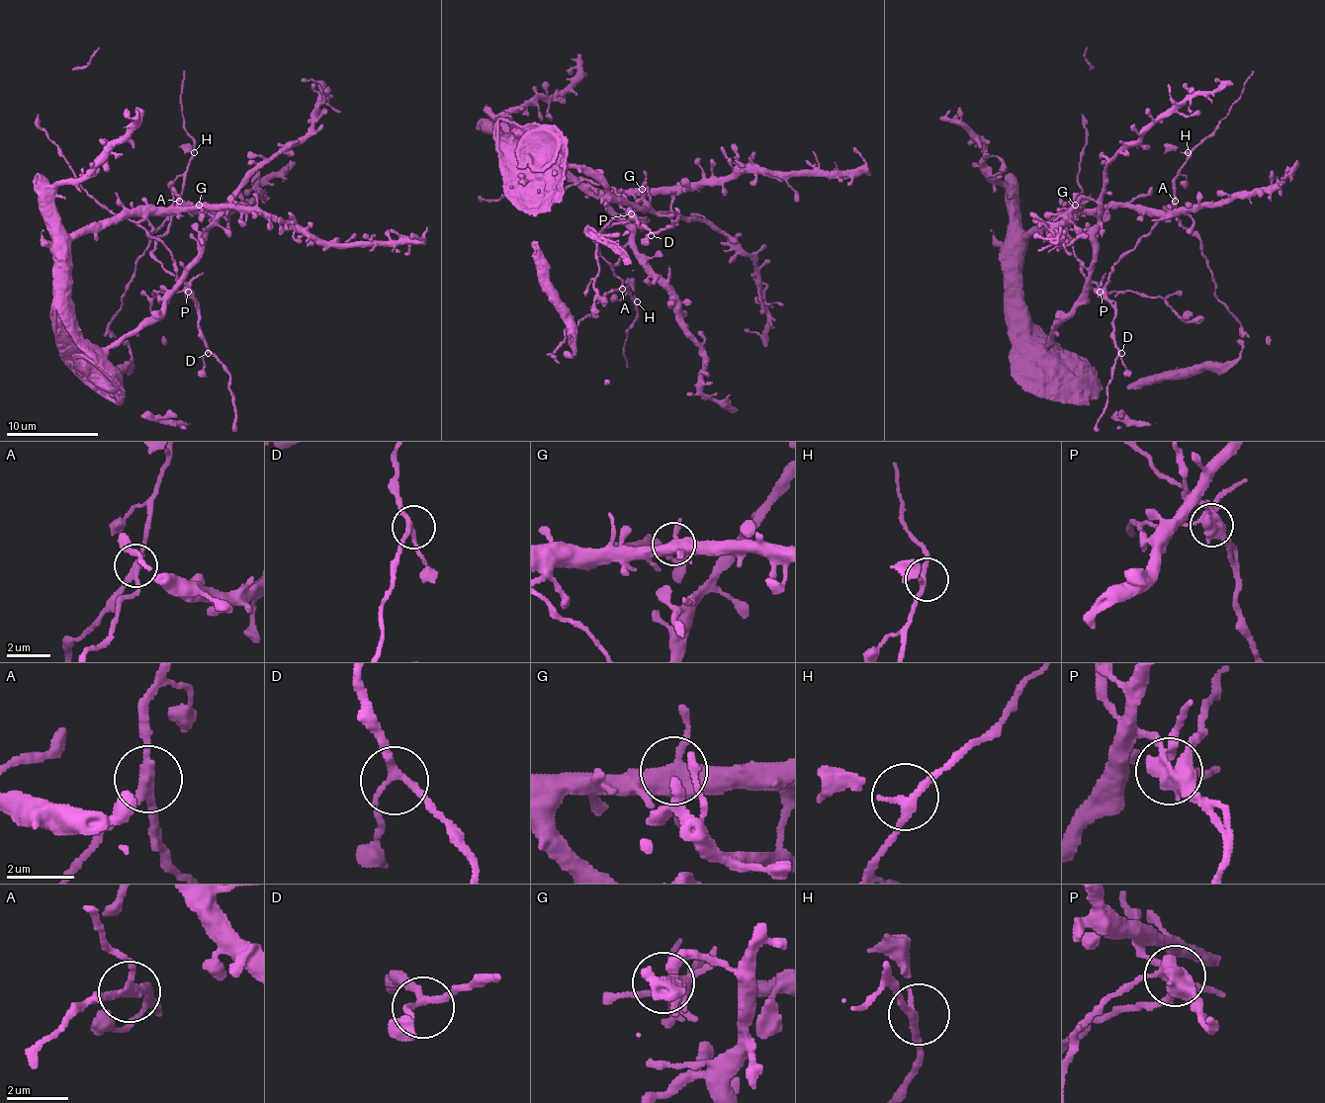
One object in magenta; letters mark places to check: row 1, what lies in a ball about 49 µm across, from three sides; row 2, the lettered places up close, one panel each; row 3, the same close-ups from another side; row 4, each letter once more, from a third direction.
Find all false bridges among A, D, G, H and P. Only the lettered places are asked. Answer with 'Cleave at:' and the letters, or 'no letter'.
Cleave at: A, P

